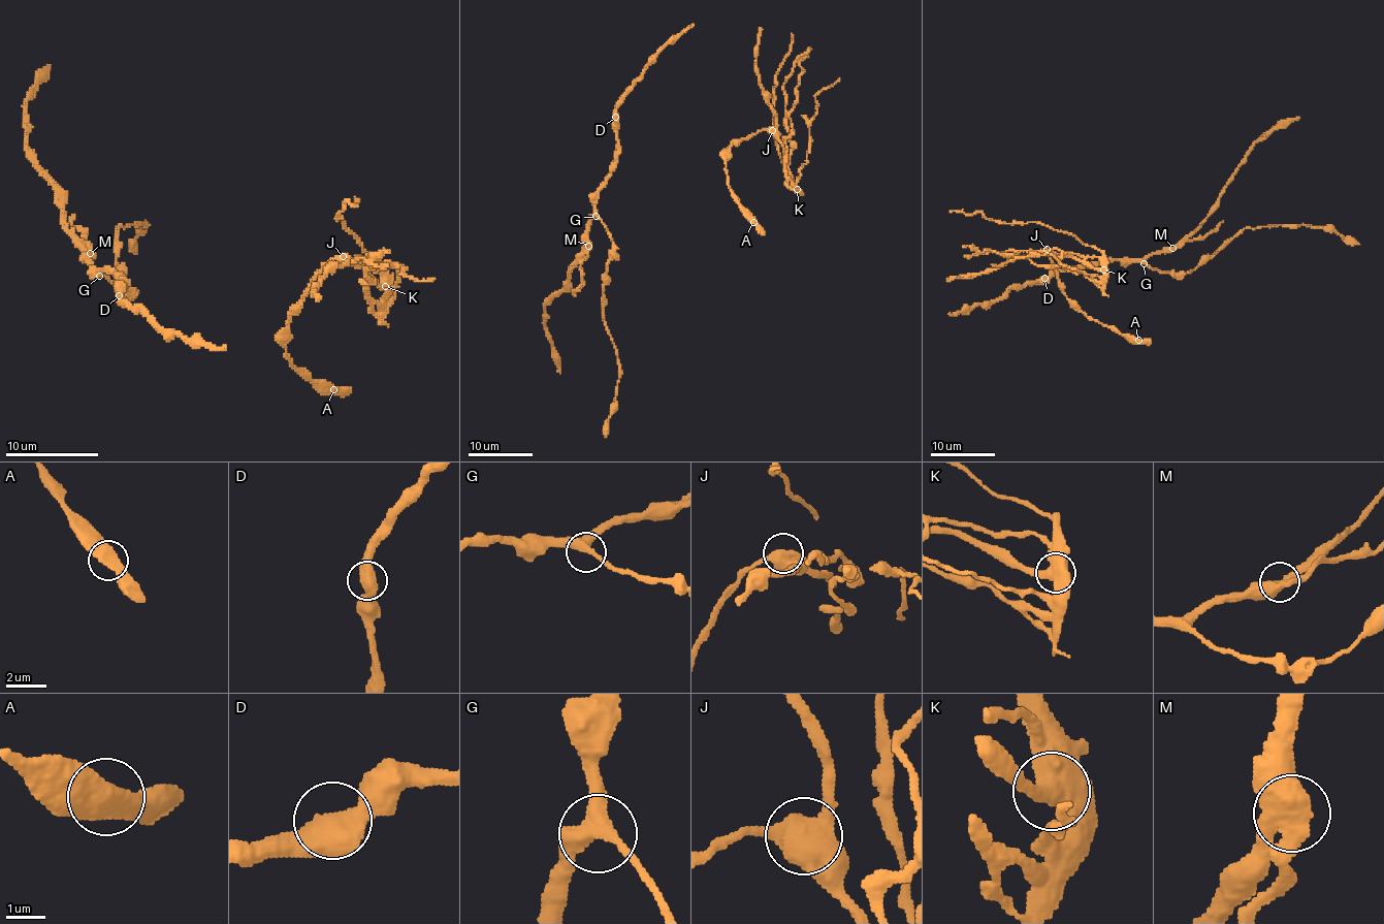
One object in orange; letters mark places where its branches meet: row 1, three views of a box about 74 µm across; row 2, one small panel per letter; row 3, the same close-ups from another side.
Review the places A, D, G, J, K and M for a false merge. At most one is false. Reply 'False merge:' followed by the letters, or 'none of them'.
False merge: K

